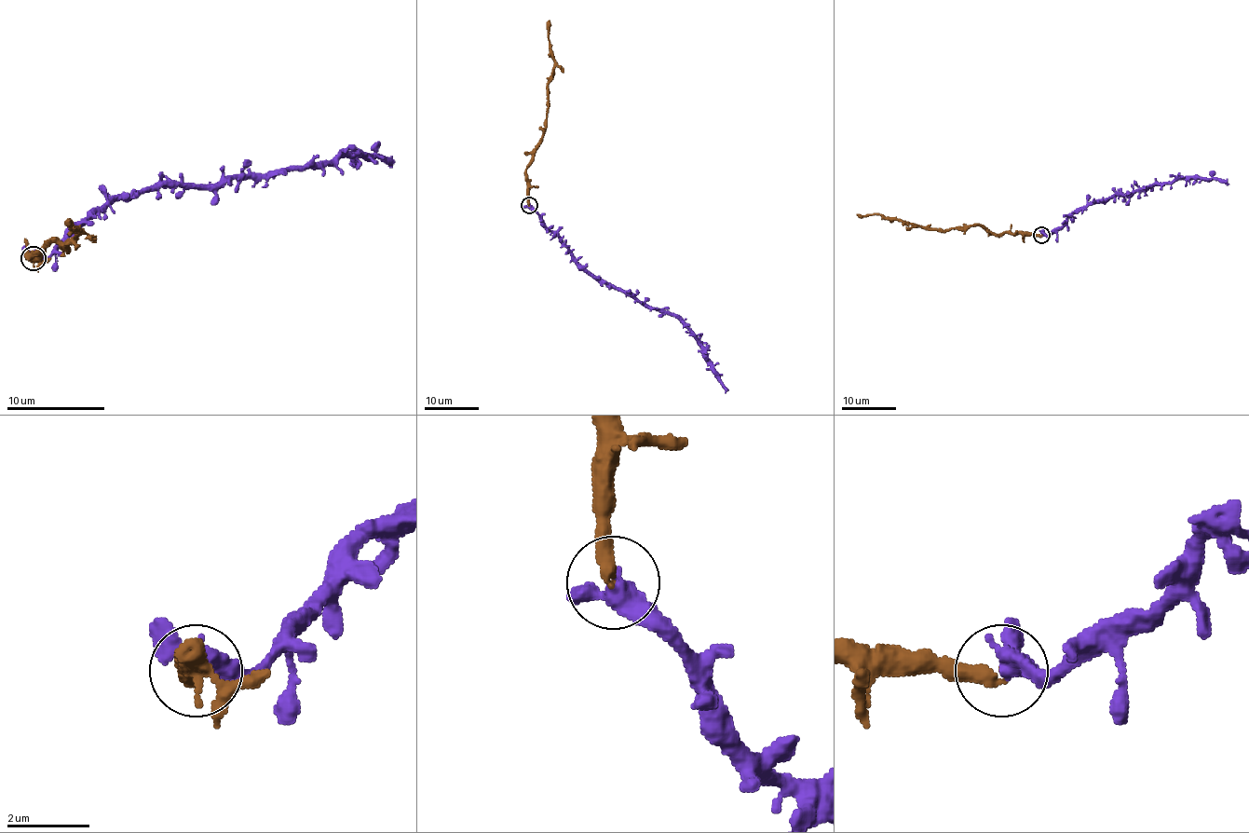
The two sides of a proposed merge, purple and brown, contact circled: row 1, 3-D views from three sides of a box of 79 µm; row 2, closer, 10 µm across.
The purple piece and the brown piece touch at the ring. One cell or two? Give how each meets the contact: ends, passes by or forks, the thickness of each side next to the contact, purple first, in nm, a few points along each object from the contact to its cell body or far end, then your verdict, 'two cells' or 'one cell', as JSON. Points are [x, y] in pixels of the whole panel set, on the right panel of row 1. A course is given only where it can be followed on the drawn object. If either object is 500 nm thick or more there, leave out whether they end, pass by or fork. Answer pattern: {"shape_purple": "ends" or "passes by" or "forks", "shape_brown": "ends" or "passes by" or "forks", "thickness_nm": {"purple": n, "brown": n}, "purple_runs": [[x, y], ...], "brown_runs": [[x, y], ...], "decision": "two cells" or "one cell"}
{"shape_purple": "passes by", "shape_brown": "ends", "thickness_nm": {"purple": 460, "brown": 340}, "purple_runs": [[1041, 235], [1054, 233], [1084, 205], [1116, 195], [1181, 178], [1218, 178], [1229, 184]], "brown_runs": [[1041, 235], [988, 233], [980, 225], [926, 230], [904, 222], [857, 213]], "decision": "one cell"}

